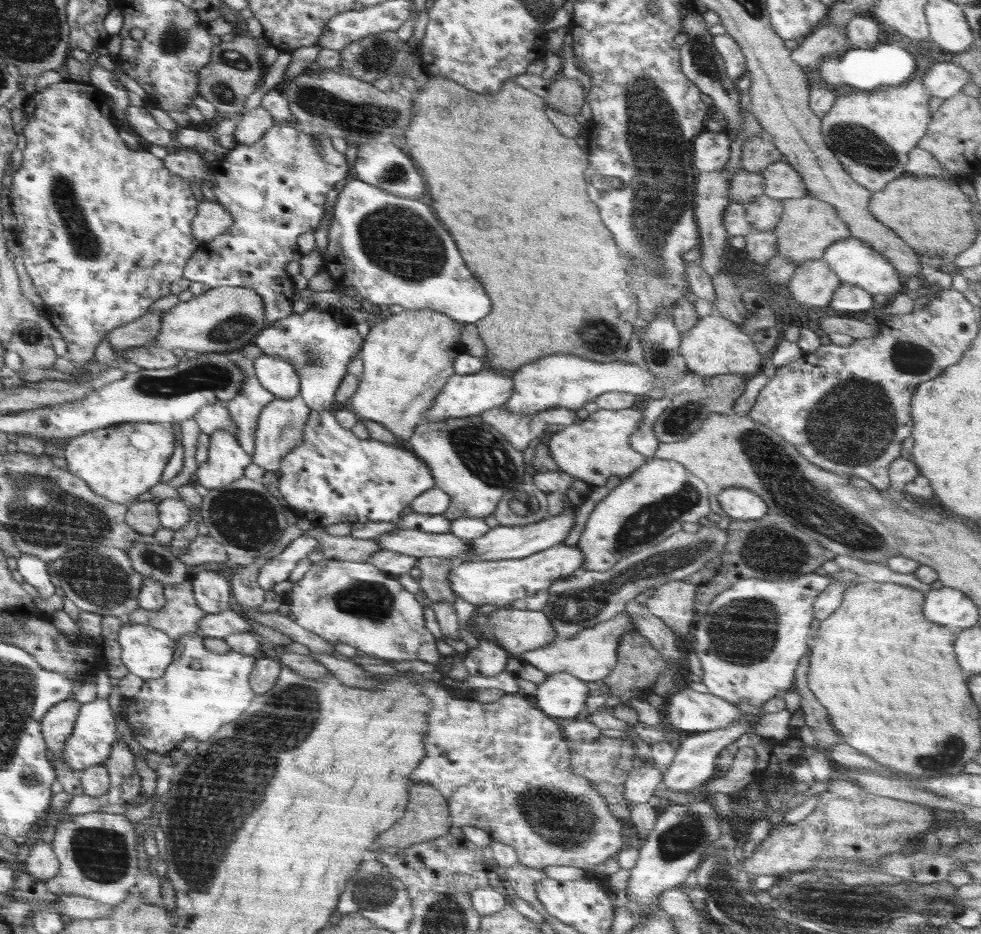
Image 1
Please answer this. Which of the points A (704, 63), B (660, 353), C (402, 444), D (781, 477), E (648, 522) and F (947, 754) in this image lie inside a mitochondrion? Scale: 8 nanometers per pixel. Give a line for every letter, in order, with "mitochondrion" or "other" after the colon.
A: mitochondrion
B: mitochondrion
C: other
D: mitochondrion
E: mitochondrion
F: mitochondrion

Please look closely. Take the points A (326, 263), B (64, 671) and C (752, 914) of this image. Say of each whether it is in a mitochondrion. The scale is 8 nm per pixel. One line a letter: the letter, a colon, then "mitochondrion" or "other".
A: other
B: other
C: mitochondrion

